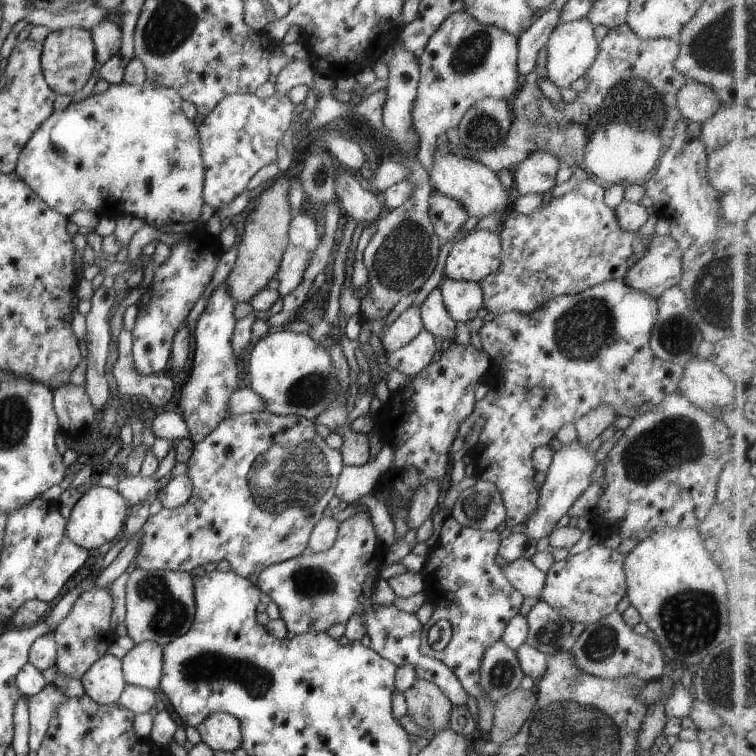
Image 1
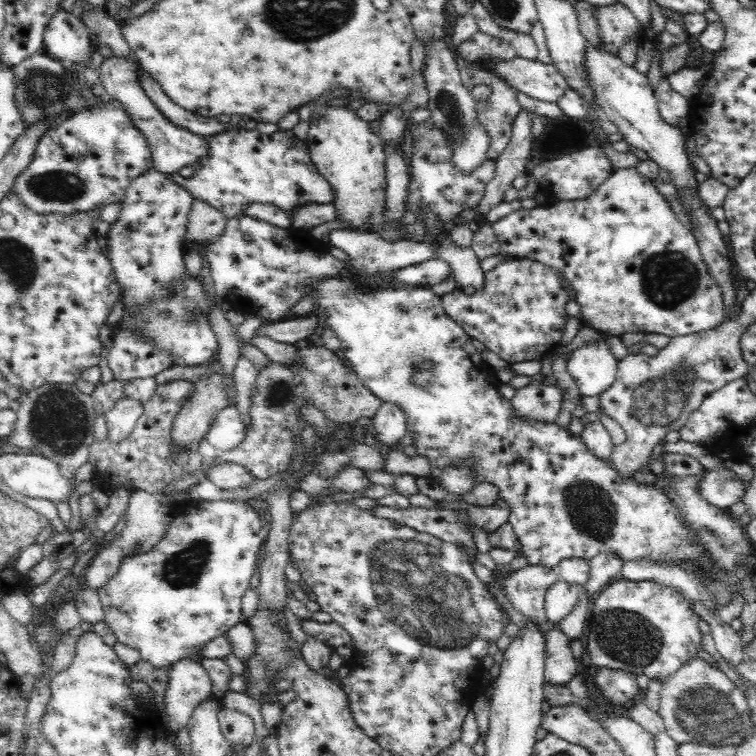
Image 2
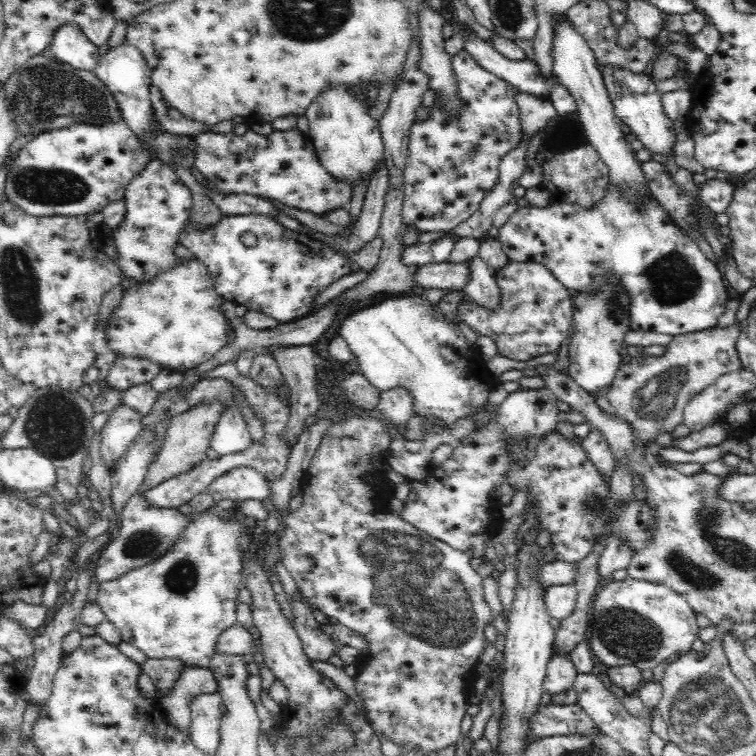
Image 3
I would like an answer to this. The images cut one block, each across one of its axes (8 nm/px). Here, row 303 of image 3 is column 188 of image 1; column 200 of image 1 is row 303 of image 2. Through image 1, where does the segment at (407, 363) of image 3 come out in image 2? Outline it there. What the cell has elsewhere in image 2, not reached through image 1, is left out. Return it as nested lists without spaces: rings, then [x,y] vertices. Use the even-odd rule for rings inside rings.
[[[340,275],[337,276],[324,276],[324,278],[316,278],[316,280],[312,280],[310,284],[304,284],[304,291],[306,291],[306,294],[304,296],[308,295],[311,296],[316,300],[316,309],[314,308],[313,313],[317,314],[319,318],[326,319],[325,325],[330,328],[335,334],[336,337],[339,339],[340,342],[340,350],[342,353],[344,353],[344,356],[348,358],[348,362],[350,362],[350,366],[352,367],[351,370],[355,373],[355,375],[358,378],[358,381],[361,382],[361,384],[372,394],[376,395],[376,397],[379,398],[382,402],[388,402],[392,403],[394,405],[400,405],[402,407],[402,411],[404,411],[404,418],[406,419],[406,432],[412,433],[414,438],[414,443],[412,444],[413,448],[416,450],[416,453],[418,456],[426,457],[426,460],[428,460],[428,463],[430,463],[430,466],[443,471],[446,467],[455,467],[458,463],[465,463],[468,461],[470,463],[470,479],[472,479],[472,483],[474,483],[474,486],[477,483],[481,482],[489,482],[493,486],[496,486],[497,488],[497,498],[502,500],[502,504],[504,504],[505,508],[509,510],[509,515],[507,521],[510,522],[512,525],[512,528],[518,538],[518,541],[520,543],[521,549],[520,549],[520,555],[524,556],[524,558],[527,560],[528,565],[542,565],[548,568],[554,568],[558,565],[560,560],[564,560],[564,558],[584,558],[584,560],[592,560],[594,556],[597,554],[600,554],[600,552],[606,552],[606,553],[616,553],[618,557],[620,557],[620,560],[622,560],[622,564],[625,562],[630,561],[639,561],[639,560],[648,560],[648,561],[658,561],[658,563],[681,563],[684,561],[684,563],[690,563],[692,567],[694,567],[694,573],[698,575],[698,579],[701,580],[701,584],[707,588],[709,591],[709,594],[711,594],[710,599],[712,599],[712,603],[714,603],[714,610],[722,610],[726,605],[732,605],[733,609],[735,610],[735,616],[737,615],[736,610],[738,609],[738,606],[740,604],[740,599],[734,595],[734,591],[730,589],[730,583],[728,583],[727,576],[725,576],[725,572],[721,572],[719,568],[715,565],[715,562],[713,561],[713,558],[711,558],[711,554],[705,549],[705,546],[697,540],[696,535],[691,531],[691,528],[687,526],[687,522],[685,522],[683,514],[681,513],[681,508],[678,508],[668,497],[667,494],[665,494],[665,490],[659,486],[656,482],[652,484],[644,484],[644,483],[638,483],[635,479],[630,476],[630,478],[623,478],[623,476],[620,476],[614,468],[614,465],[612,464],[612,460],[609,459],[608,461],[604,461],[592,454],[590,450],[584,445],[584,440],[582,439],[582,436],[578,434],[574,434],[569,431],[569,429],[566,429],[560,425],[558,425],[555,422],[542,422],[541,420],[536,420],[534,418],[529,419],[524,418],[523,416],[517,416],[515,414],[515,410],[512,408],[511,402],[509,400],[506,400],[505,398],[502,398],[500,396],[500,393],[498,392],[499,388],[499,380],[497,379],[497,374],[486,364],[485,360],[482,359],[481,353],[476,350],[476,348],[472,345],[471,339],[465,334],[465,331],[458,325],[456,322],[453,322],[443,310],[443,306],[440,301],[440,297],[436,295],[432,291],[432,288],[426,288],[426,287],[416,287],[412,290],[406,290],[406,289],[393,289],[393,288],[372,288],[372,287],[366,287],[360,281],[356,279],[346,279],[344,277],[340,277]]]

